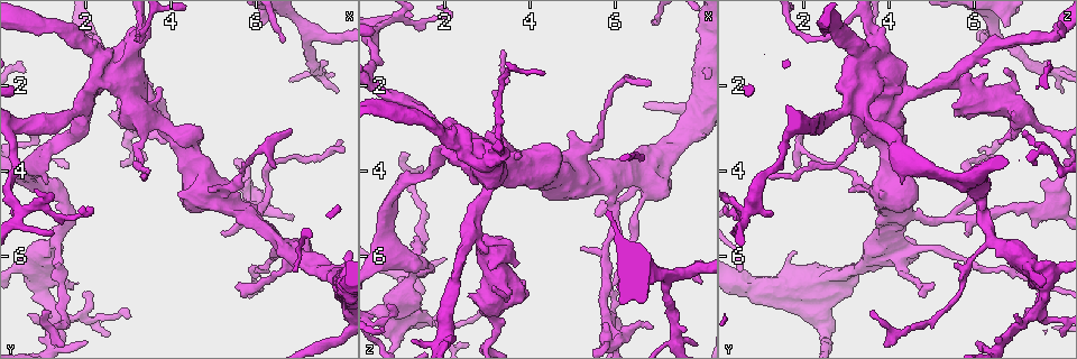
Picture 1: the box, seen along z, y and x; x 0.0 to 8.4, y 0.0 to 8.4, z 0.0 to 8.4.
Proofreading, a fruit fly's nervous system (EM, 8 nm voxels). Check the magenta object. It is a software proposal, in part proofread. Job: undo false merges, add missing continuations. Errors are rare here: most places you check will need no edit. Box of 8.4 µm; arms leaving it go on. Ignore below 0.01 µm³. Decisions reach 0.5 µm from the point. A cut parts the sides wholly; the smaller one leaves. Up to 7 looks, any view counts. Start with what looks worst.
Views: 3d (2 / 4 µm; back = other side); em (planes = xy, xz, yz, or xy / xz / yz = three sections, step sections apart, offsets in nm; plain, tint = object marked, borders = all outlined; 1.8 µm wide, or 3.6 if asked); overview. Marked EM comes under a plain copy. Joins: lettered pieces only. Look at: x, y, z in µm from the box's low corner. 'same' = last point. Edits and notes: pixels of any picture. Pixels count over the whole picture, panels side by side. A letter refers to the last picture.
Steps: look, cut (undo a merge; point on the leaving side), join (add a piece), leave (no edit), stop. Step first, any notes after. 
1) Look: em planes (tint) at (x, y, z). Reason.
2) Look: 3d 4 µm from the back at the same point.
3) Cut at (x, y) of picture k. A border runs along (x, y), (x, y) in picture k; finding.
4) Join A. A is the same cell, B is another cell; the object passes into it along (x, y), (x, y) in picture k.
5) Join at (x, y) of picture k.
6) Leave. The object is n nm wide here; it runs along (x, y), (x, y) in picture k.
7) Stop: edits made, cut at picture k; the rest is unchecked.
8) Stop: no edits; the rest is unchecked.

Look: 3d 2 µm at (5.95, 4.80, 7.90). Sharp bend.

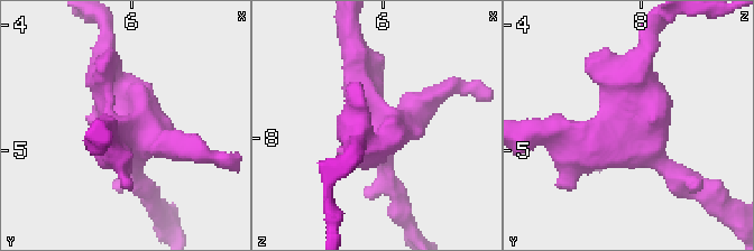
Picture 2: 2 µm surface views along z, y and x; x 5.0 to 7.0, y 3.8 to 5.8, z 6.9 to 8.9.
Look: em xz step 16 (borders) at (5.94, 4.86, 7.88).

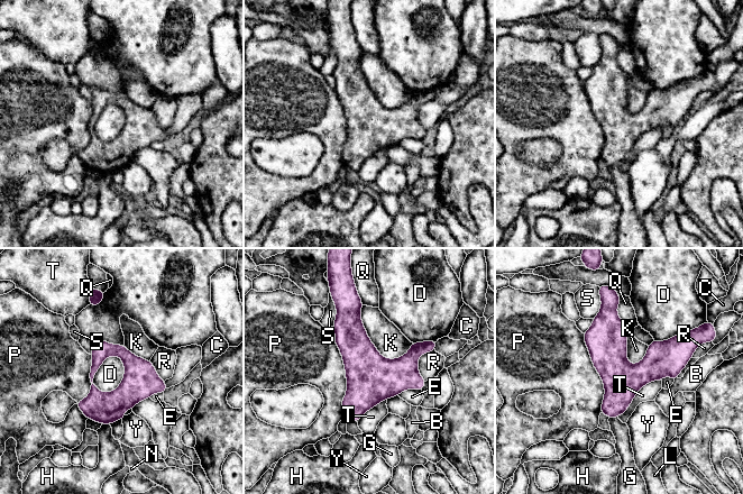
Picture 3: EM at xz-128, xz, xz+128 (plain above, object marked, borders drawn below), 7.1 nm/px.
Look: em planes (borders) at the same point. Cut it another way.

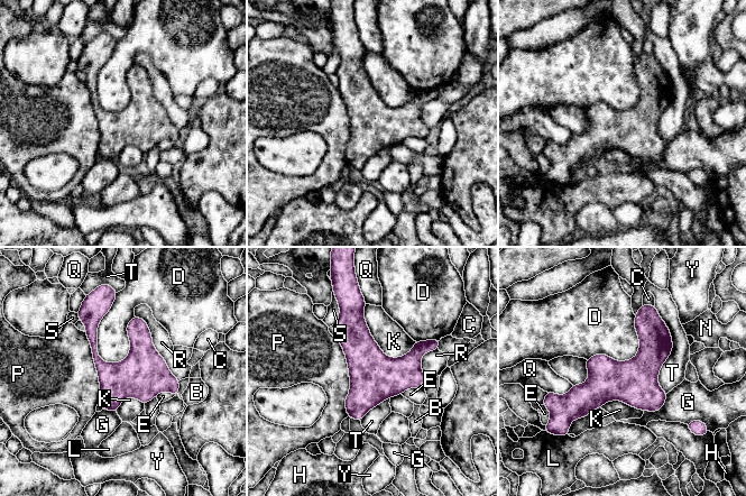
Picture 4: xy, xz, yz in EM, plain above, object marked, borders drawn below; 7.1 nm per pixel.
Leave. The object is 320 nm wide here; B, C, D, E, G, H, K, L, N, P, Q, R, S, T and Y are other cells; it runs along (647, 310), (647, 354), (572, 415) in picture 4; one neuron here.

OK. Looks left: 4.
Look: em planes (borders) at (6.05, 0.70, 6.65). An open end.

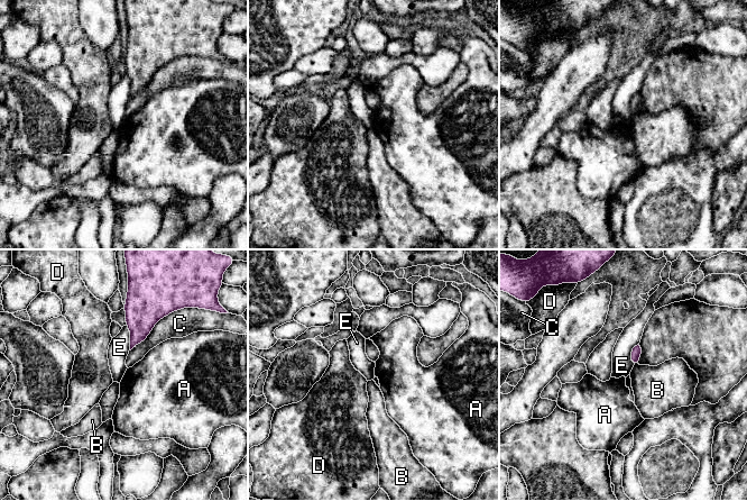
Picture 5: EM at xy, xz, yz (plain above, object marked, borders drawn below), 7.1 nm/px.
Leave. A, B, C, D and E are other cells; a border runs along (126, 325), (130, 334), (130, 349) in picture 5; no lettered piece goes on from it.

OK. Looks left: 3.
Look: em planes (borders) at (0.70, 3.05, 7.15). Tapers out.

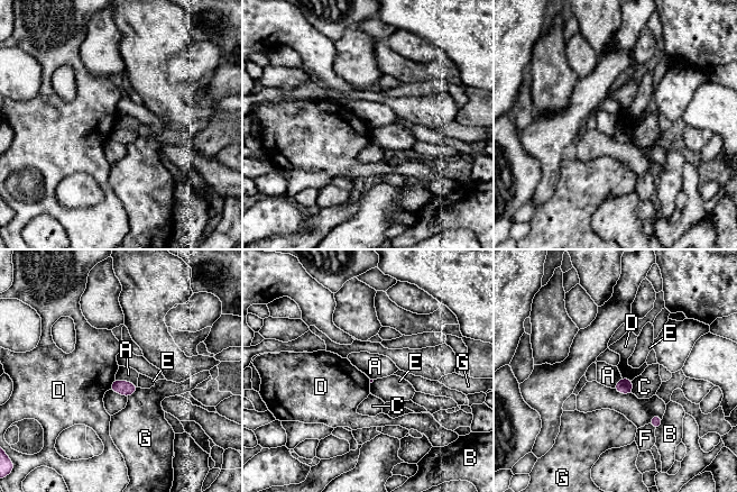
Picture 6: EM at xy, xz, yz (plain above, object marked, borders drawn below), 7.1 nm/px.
Leave. A, B, C, D, E, F and G are other cells; a border runs along (116, 379), (130, 381), (137, 385) in picture 6; no lettered piece goes on from it.

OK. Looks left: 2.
Stop: no edits; the rest is unchecked.

